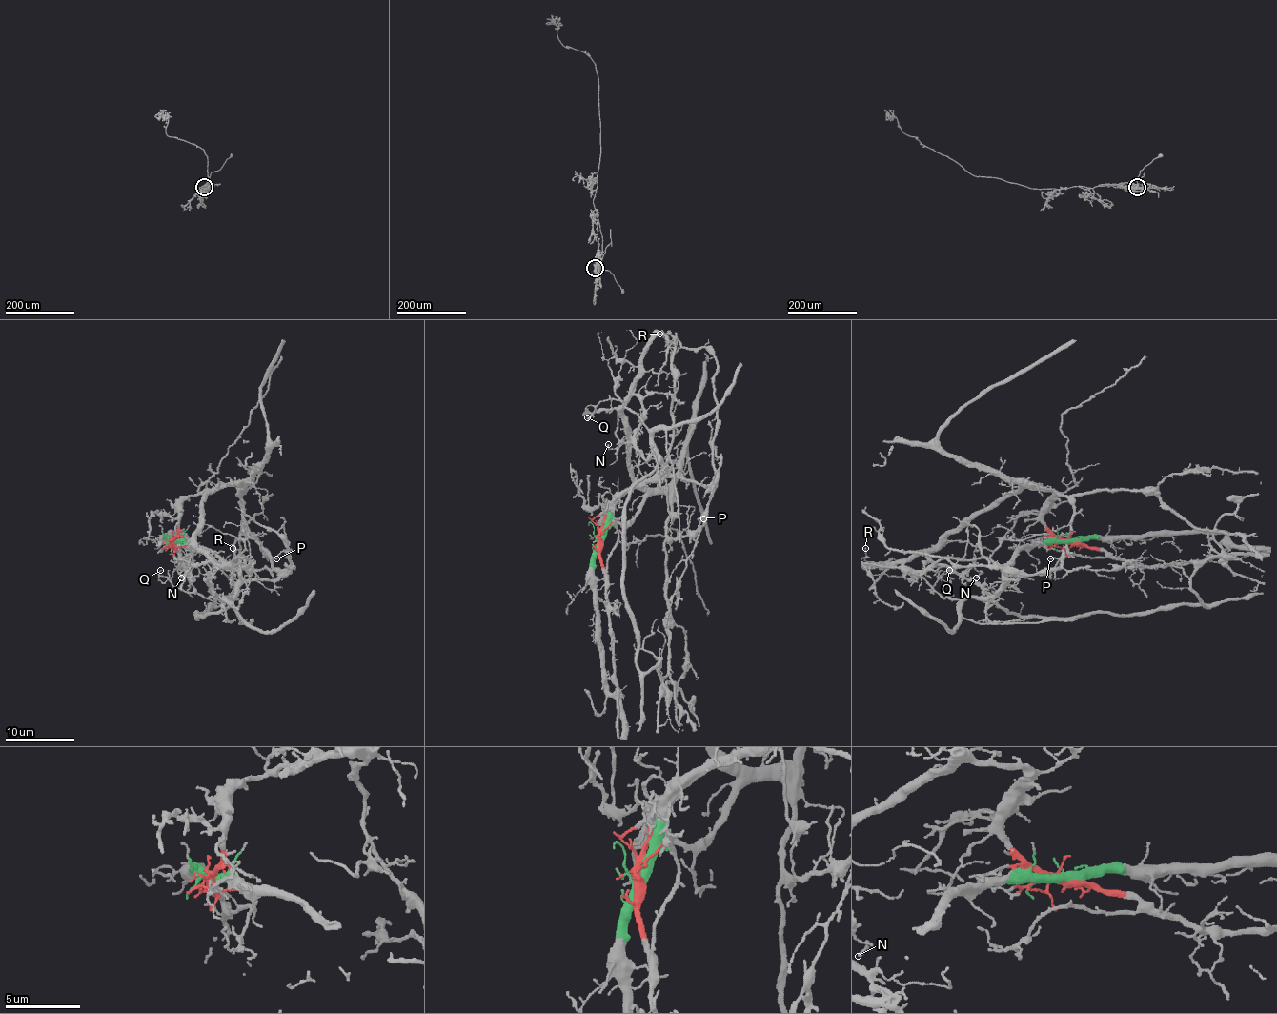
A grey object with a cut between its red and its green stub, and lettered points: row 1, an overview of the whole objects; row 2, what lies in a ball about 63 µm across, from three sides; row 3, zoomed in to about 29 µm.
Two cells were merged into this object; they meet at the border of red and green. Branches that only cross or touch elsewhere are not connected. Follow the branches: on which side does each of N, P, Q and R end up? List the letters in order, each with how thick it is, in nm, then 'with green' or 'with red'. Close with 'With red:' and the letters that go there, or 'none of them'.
N: calibre 170 nm; with red
P: calibre 170 nm; with red
Q: calibre 90 nm; with green
R: calibre 90 nm; with red
With red: N, P, R

